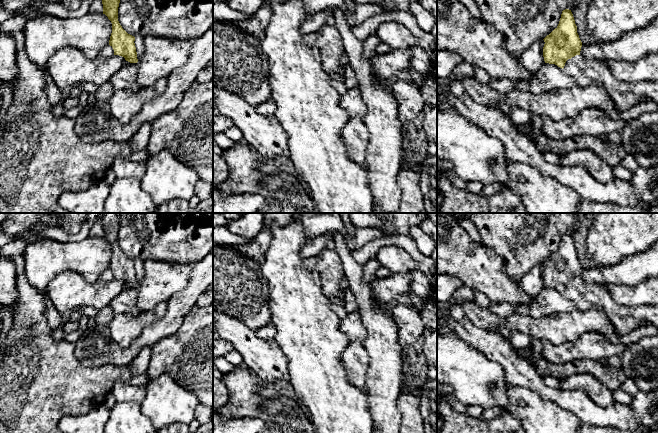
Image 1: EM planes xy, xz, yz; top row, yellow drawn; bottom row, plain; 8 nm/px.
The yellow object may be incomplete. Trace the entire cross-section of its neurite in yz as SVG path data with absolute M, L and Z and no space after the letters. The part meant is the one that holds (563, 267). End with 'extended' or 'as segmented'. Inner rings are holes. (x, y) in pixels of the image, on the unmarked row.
M571 234L562 235L558 250L543 264L545 287L562 292L579 310L604 311L619 333L628 334L642 321L658 328L658 306L620 305L601 285L587 284L580 279L582 266Z; extended

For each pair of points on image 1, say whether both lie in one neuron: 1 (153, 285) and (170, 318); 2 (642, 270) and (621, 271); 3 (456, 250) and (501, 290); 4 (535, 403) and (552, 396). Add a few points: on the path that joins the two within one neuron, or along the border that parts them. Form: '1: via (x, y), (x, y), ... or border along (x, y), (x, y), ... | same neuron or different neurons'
1: border along (184, 287), (166, 302) | different neurons
2: via (637, 270), (626, 271) | same neuron
3: via (467, 260), (477, 266), (490, 279) | same neuron
4: border along (523, 387), (565, 409) | different neurons

